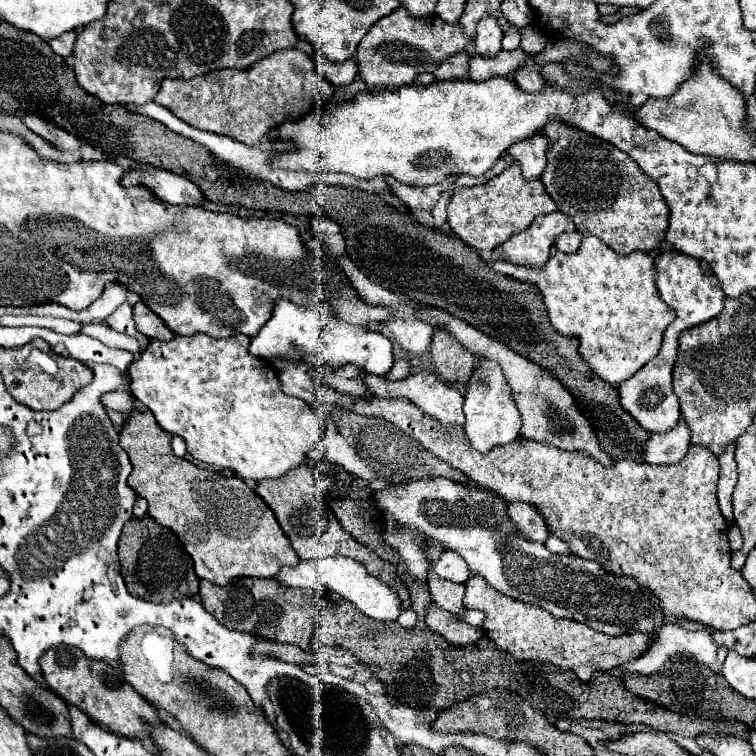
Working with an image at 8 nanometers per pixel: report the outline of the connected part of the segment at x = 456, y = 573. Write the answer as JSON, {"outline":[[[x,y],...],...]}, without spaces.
{"outline":[[[442,552],[436,560],[432,560],[432,570],[442,576],[444,580],[450,582],[458,582],[464,584],[470,578],[470,570],[464,564],[464,560],[460,560],[460,556],[456,552]]]}

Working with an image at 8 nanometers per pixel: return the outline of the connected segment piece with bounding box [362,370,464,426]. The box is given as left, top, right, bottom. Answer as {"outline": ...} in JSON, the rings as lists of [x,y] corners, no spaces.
{"outline":[[[428,370],[420,374],[412,374],[406,380],[398,380],[398,382],[390,382],[372,374],[364,374],[362,380],[374,398],[406,398],[412,404],[416,404],[424,414],[438,420],[442,426],[464,426],[464,412],[462,412],[464,396],[454,386],[444,384],[442,380],[438,380],[436,374]]]}

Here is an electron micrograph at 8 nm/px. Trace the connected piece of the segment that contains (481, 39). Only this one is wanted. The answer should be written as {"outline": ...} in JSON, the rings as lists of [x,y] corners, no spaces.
{"outline":[[[484,16],[480,24],[476,26],[476,38],[474,38],[474,52],[480,56],[496,56],[500,52],[500,42],[502,42],[502,28],[498,26],[496,16]]]}

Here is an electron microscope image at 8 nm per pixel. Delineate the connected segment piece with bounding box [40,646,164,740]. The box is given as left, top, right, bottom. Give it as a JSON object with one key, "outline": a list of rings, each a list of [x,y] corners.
{"outline":[[[58,646],[48,650],[40,658],[40,666],[46,684],[52,688],[54,694],[58,694],[68,704],[78,706],[84,714],[90,716],[92,722],[108,728],[110,732],[144,740],[144,738],[152,738],[150,732],[152,726],[164,724],[160,712],[140,694],[136,694],[136,690],[124,680],[122,670],[118,666],[90,660],[84,656],[84,652],[70,646]]]}

